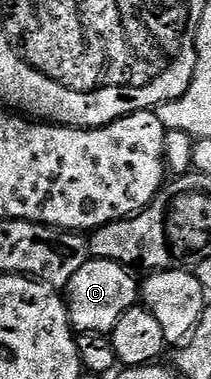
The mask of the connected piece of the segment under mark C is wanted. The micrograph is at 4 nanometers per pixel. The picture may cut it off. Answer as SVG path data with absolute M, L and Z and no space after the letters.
M88 259L85 267L81 267L81 271L77 271L77 275L73 275L73 279L67 284L65 290L67 314L71 320L71 328L75 330L76 334L106 333L110 335L113 327L117 327L117 319L121 319L121 315L125 315L125 311L134 307L140 300L141 285L137 277L135 281L134 275L136 276L128 266L118 265L116 261Z

